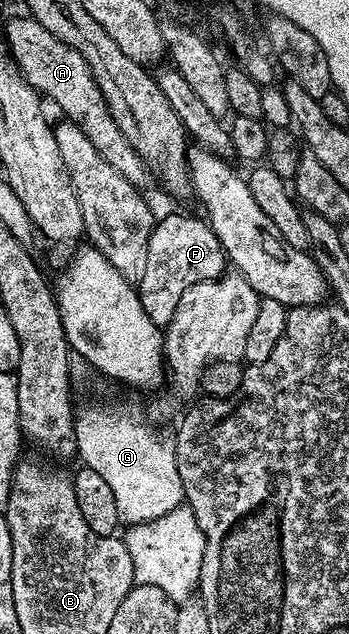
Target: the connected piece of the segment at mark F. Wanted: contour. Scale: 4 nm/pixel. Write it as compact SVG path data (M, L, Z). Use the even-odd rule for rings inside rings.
M166 215L162 219L161 216L155 222L154 232L148 237L144 273L136 280L140 305L144 305L144 313L148 313L148 321L152 321L160 329L165 329L172 321L172 313L176 313L176 305L180 305L180 297L184 297L184 289L192 289L192 285L205 279L218 279L227 267L226 251L205 218L198 216L197 219L194 215Z

